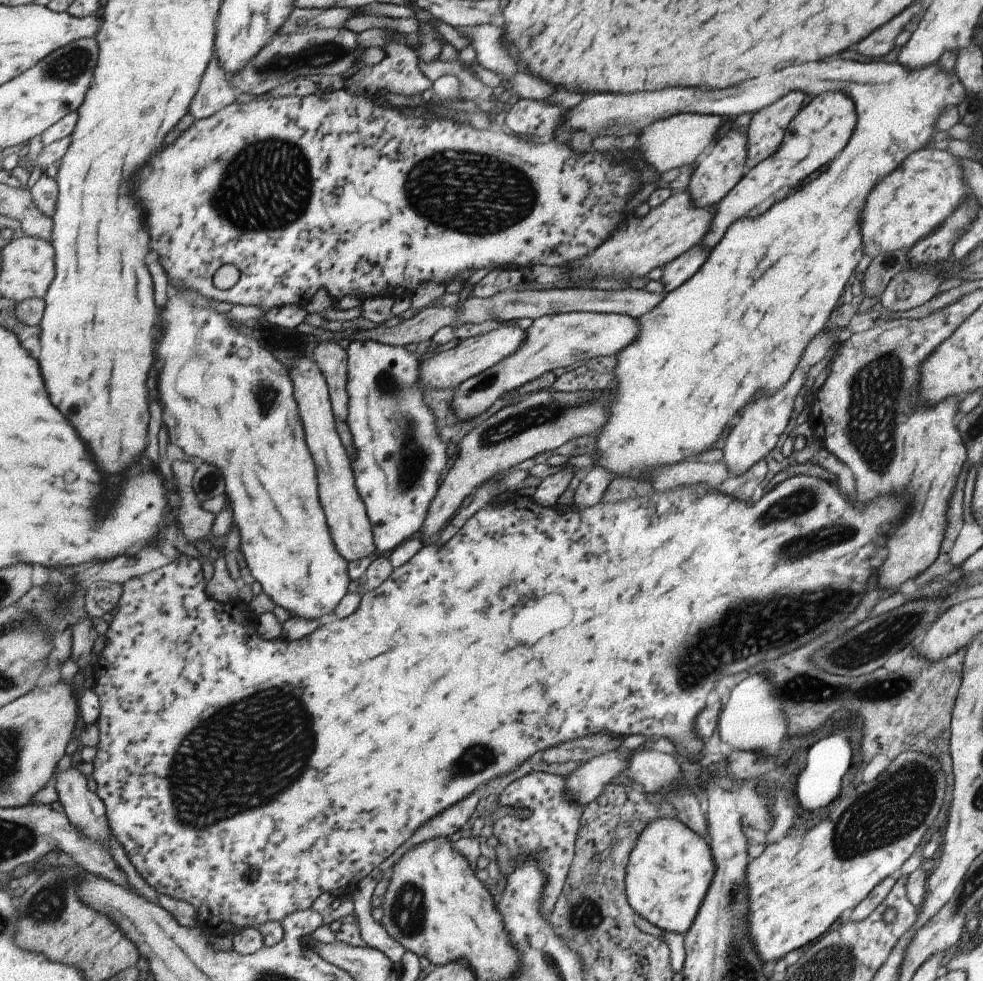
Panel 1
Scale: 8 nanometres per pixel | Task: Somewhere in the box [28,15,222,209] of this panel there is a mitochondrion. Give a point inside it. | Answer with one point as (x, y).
(66, 68)

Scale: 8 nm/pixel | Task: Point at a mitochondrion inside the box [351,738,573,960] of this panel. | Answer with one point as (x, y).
(410, 917)

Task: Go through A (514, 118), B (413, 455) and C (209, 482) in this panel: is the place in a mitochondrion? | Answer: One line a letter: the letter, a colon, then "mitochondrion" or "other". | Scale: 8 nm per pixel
A: other
B: mitochondrion
C: mitochondrion

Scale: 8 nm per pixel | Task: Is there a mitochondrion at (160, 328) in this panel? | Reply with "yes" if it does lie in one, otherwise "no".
no

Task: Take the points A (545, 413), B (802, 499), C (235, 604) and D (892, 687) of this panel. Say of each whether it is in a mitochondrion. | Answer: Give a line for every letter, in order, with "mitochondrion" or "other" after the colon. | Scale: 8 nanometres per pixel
A: mitochondrion
B: mitochondrion
C: other
D: mitochondrion

